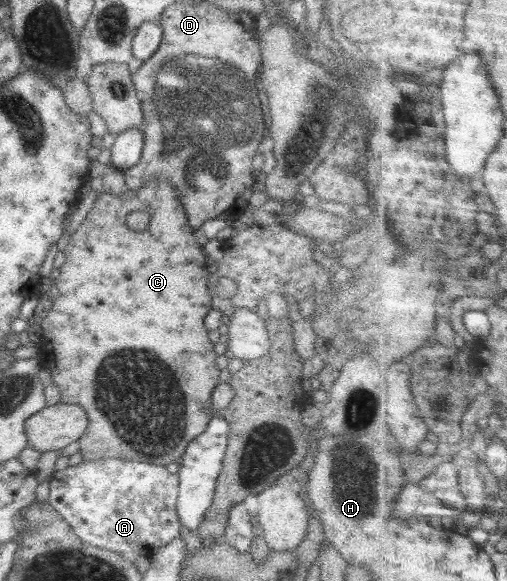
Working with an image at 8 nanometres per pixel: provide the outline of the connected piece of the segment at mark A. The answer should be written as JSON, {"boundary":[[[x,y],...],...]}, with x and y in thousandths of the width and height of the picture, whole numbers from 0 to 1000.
{"boundary":[[[245,790],[164,793],[150,802],[110,809],[97,823],[99,854],[91,864],[108,874],[164,935],[260,962],[276,955],[298,960],[353,923],[359,907],[347,878],[353,823],[323,800]]]}

